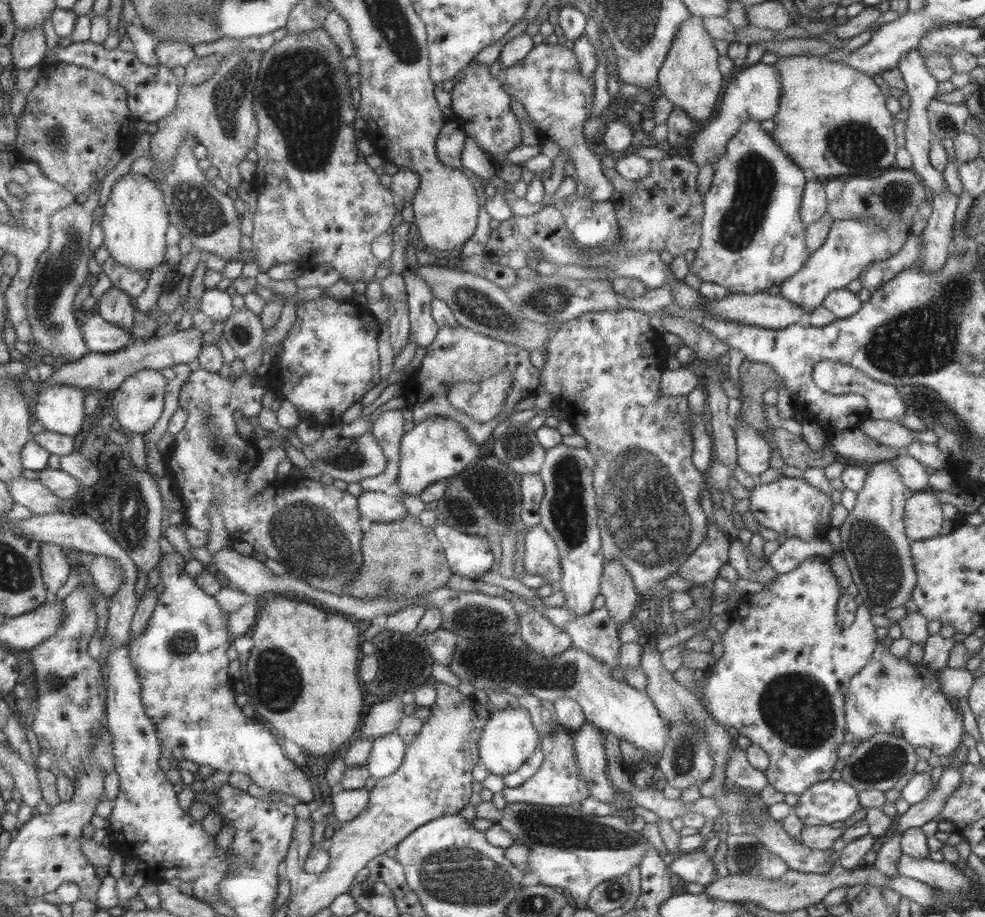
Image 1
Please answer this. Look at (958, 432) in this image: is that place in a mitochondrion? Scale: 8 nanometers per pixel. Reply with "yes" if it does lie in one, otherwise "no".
yes

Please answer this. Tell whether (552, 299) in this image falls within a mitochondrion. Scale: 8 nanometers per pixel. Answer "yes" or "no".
yes

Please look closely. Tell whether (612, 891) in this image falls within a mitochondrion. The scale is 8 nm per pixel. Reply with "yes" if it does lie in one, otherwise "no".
yes

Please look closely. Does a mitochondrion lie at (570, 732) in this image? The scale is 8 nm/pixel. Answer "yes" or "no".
no

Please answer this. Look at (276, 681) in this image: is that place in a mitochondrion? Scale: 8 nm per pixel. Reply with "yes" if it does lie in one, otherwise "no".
yes

